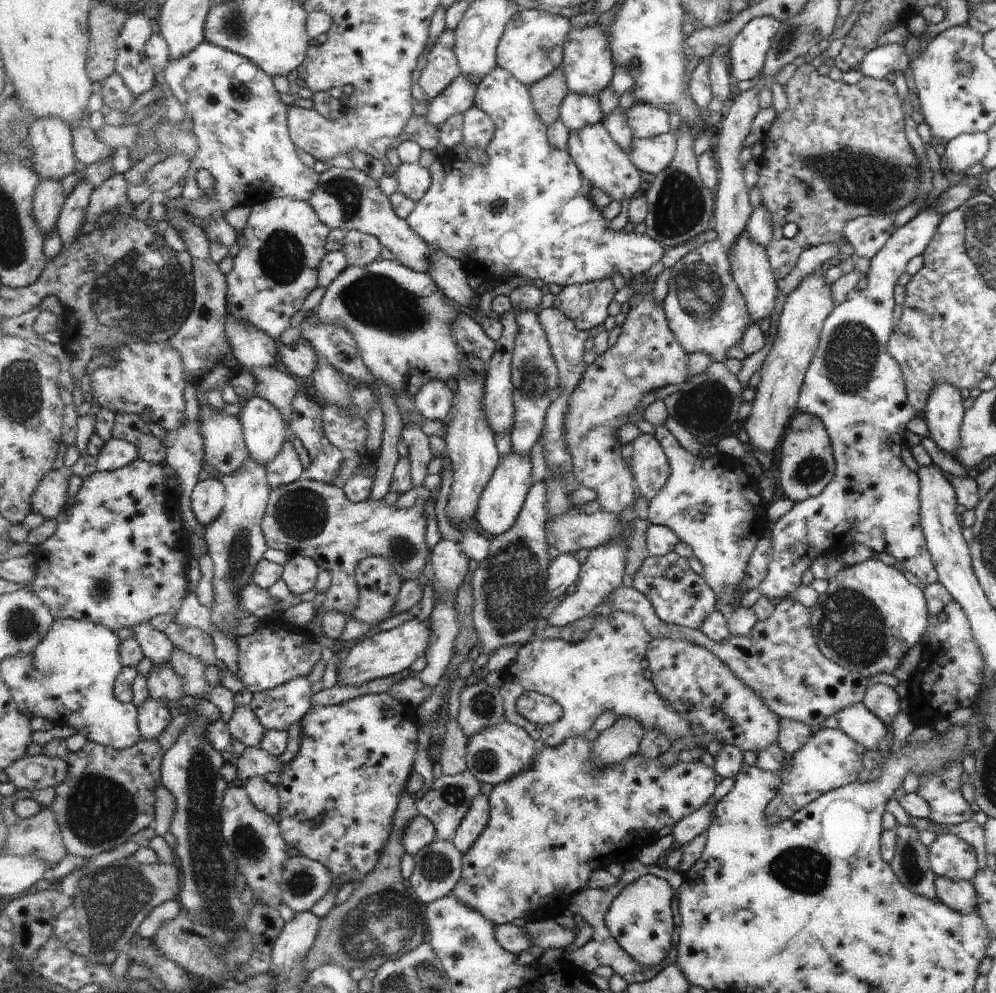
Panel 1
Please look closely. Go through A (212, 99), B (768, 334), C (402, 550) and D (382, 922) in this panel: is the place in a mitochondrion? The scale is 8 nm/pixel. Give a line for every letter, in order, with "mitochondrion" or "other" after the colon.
A: other
B: other
C: mitochondrion
D: mitochondrion

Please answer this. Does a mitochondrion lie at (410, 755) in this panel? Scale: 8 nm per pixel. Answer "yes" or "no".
no

